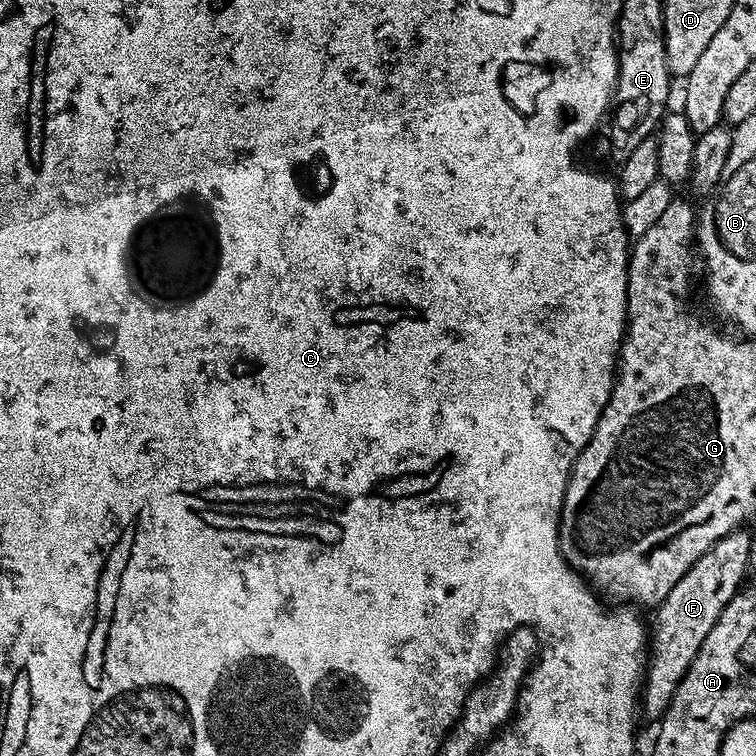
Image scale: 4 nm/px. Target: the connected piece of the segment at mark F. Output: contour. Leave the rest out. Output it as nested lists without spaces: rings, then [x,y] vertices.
[[[737,530],[726,534],[666,594],[664,601],[655,609],[656,621],[650,624],[650,647],[646,653],[646,679],[642,684],[642,712],[659,721],[674,698],[674,690],[678,690],[678,682],[694,662],[694,654],[706,642],[706,634],[714,630],[714,622],[722,614],[722,610],[736,597],[745,583],[744,572],[749,571],[748,555],[750,554],[750,535],[747,531]]]

